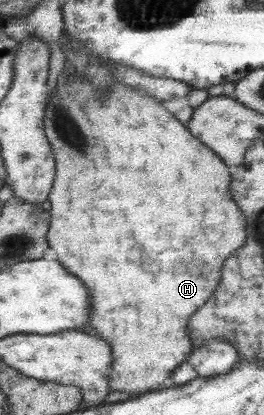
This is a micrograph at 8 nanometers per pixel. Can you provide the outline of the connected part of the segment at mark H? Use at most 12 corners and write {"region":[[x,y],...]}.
{"region":[[72,74],[48,233],[112,391],[169,385],[246,243],[231,168]]}

